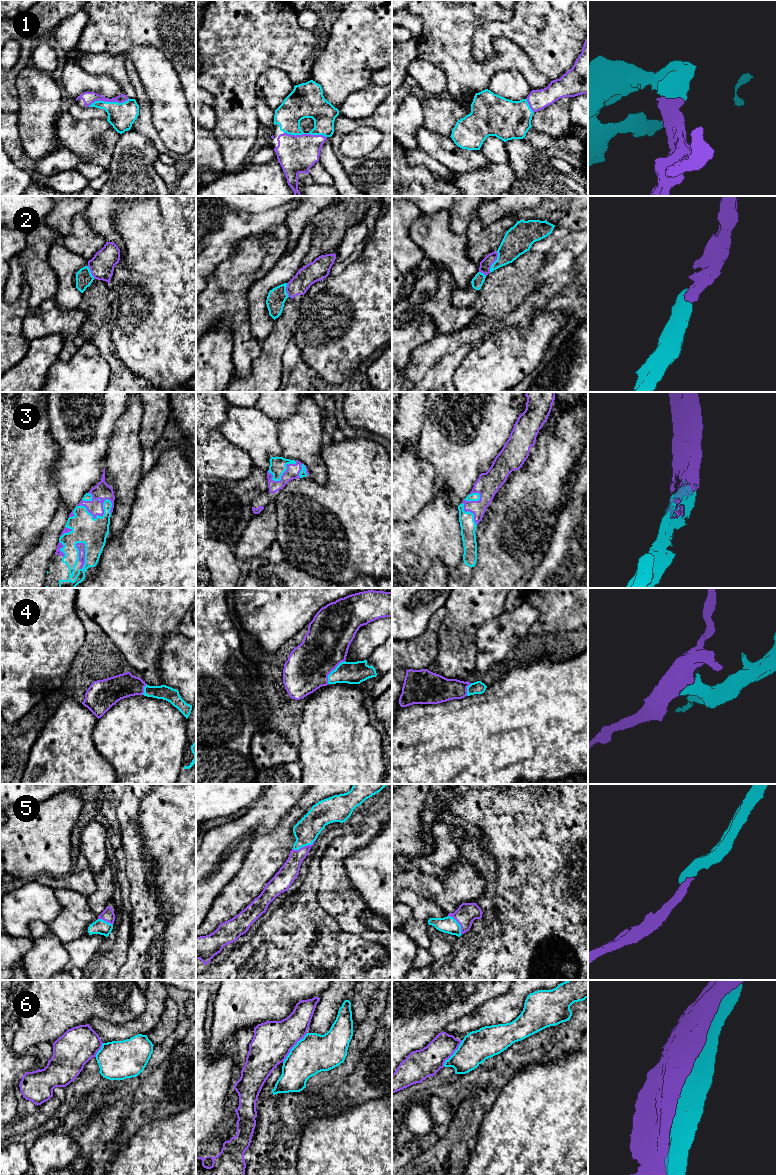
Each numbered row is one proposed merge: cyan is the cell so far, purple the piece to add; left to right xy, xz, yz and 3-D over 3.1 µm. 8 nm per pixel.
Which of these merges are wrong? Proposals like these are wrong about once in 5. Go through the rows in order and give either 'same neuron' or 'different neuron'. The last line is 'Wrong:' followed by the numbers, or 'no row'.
1: same neuron
2: same neuron
3: same neuron
4: same neuron
5: same neuron
6: different neuron
Wrong: 6

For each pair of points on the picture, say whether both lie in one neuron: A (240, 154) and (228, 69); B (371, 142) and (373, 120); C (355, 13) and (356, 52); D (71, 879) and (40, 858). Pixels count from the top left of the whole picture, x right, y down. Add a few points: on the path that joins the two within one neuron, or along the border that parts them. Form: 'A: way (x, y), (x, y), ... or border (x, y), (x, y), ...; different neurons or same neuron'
A: way (247, 133), (244, 103), (236, 90); same neuron
B: border (349, 132), (361, 126), (373, 126), (381, 133); different neurons
C: way (356, 23), (356, 42); same neuron
D: border (73, 861), (70, 869), (64, 874), (41, 874); different neurons

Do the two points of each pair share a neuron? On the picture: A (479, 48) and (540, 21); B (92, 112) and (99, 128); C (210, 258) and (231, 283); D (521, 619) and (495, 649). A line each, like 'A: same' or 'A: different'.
A: same
B: different
C: different
D: same

